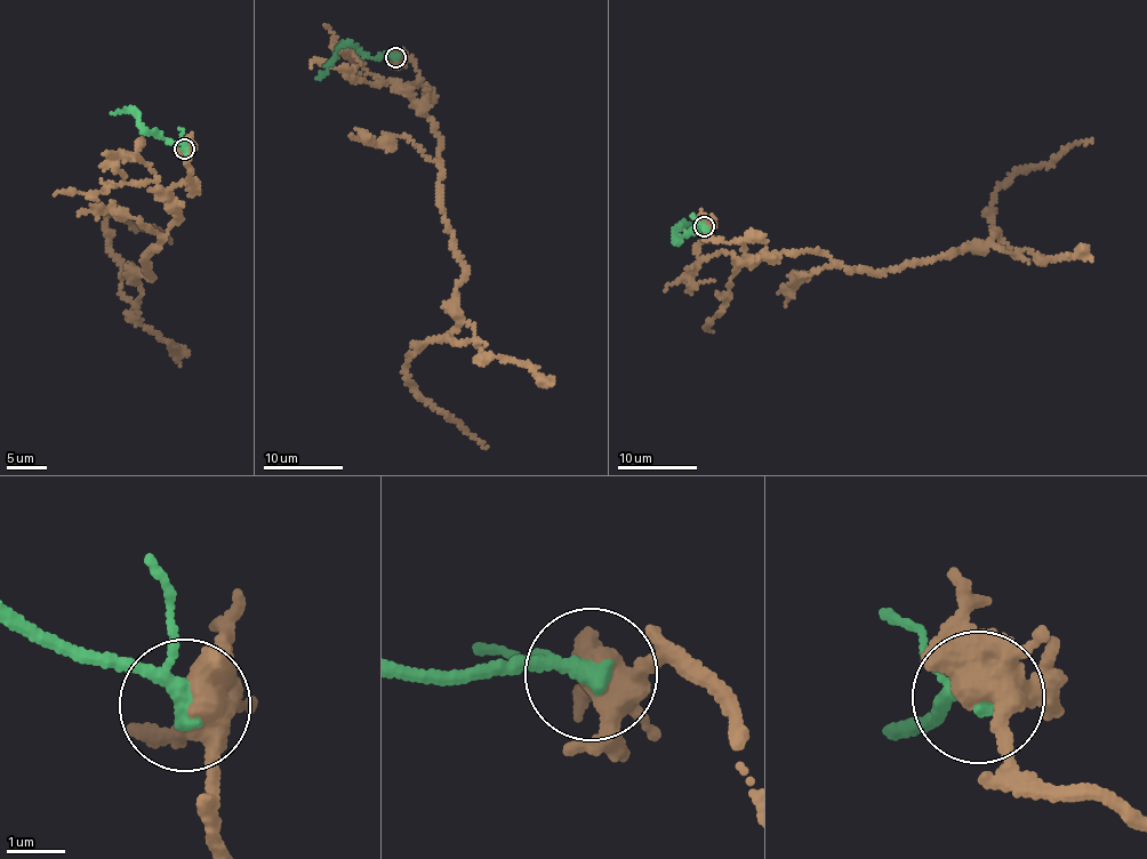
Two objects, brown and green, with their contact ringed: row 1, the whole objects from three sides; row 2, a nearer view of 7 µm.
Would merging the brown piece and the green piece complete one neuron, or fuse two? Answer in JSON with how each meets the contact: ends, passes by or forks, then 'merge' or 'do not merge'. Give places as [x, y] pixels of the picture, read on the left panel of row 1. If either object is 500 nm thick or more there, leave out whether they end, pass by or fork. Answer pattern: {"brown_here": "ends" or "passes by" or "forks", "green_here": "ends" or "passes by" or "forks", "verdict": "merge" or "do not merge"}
{"verdict": "do not merge"}

